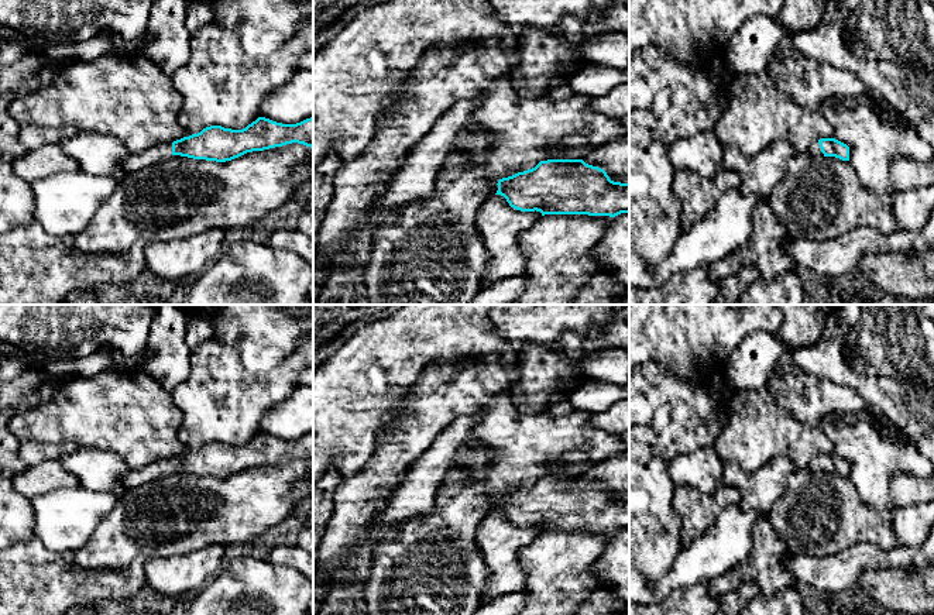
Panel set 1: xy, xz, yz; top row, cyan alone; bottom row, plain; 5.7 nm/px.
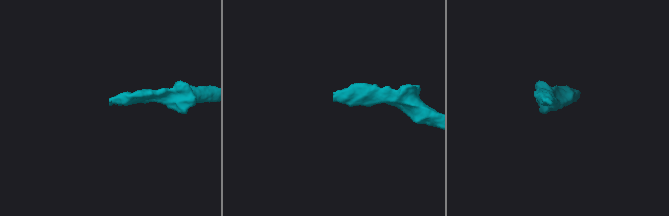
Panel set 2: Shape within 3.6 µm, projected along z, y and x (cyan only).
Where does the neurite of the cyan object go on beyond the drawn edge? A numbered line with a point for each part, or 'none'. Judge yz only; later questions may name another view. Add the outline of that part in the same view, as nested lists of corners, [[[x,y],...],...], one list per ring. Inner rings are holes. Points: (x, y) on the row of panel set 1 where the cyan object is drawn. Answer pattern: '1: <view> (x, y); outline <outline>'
none

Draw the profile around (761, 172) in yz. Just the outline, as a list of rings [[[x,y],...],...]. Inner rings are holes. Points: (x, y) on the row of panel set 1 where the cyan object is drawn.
[[[779,140],[753,155],[745,155],[738,148],[724,145],[720,169],[736,172],[741,176],[738,188],[745,195],[760,195],[765,200],[782,182],[787,164],[801,152],[789,141]]]

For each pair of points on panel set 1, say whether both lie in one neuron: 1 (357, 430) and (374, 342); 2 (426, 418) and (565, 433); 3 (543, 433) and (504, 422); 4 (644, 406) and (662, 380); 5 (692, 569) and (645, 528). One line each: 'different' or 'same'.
1: same
2: different
3: same
4: same
5: different

